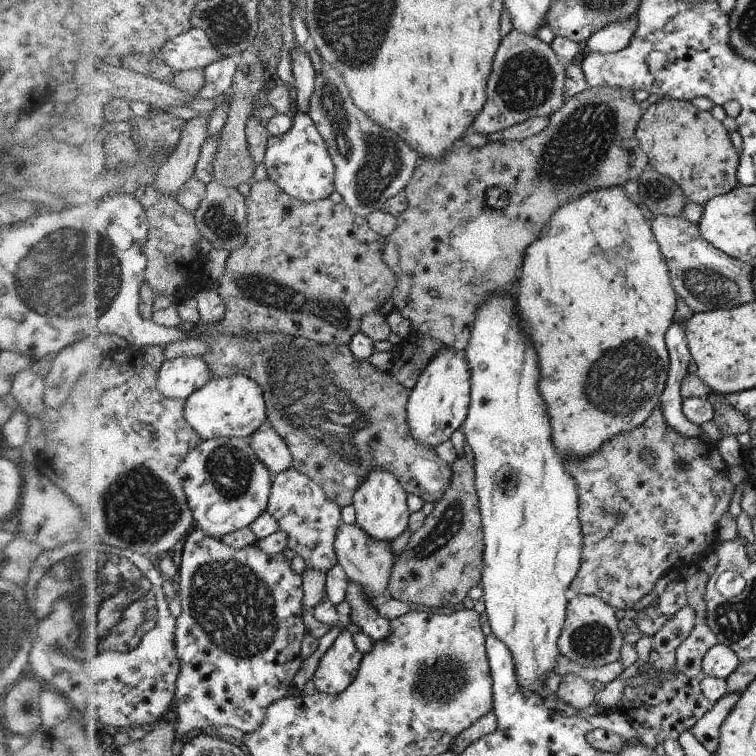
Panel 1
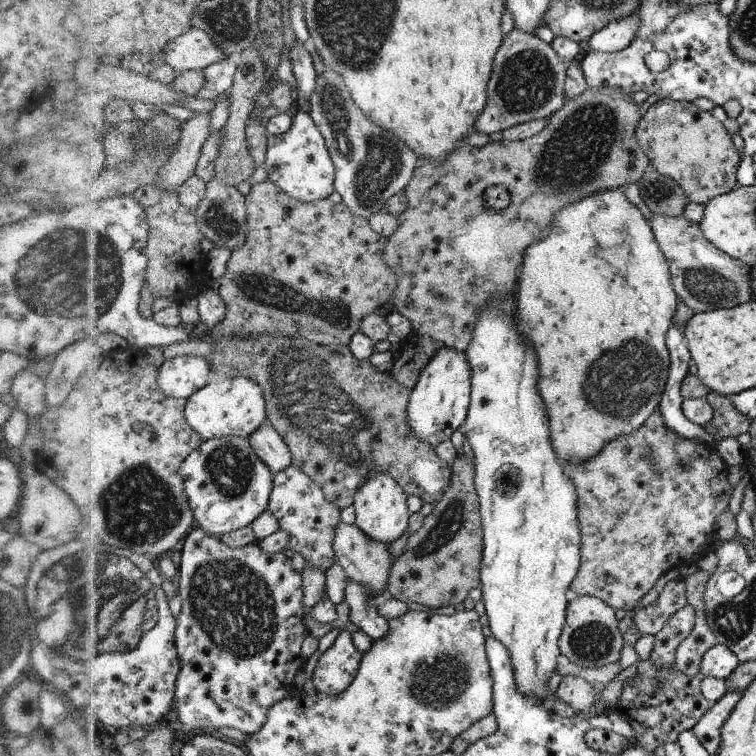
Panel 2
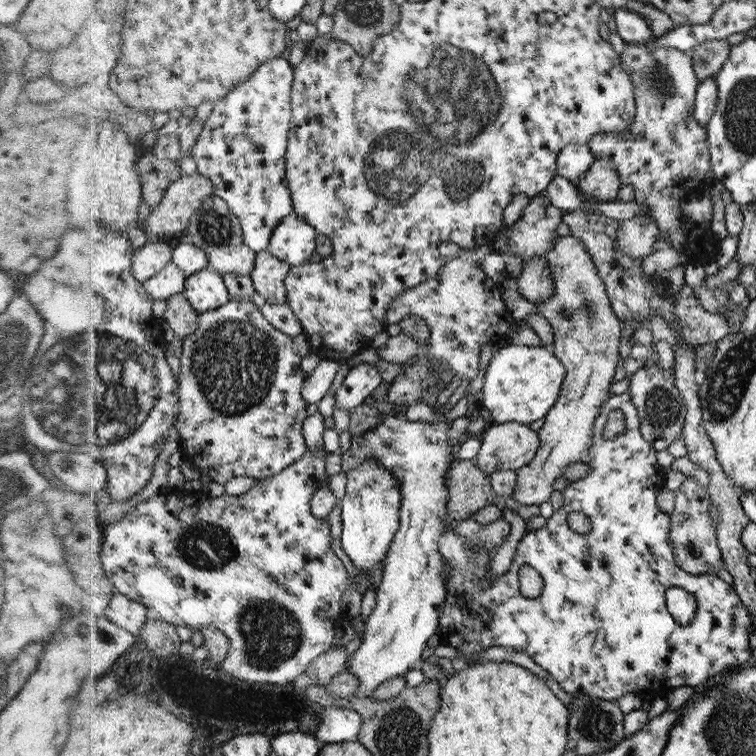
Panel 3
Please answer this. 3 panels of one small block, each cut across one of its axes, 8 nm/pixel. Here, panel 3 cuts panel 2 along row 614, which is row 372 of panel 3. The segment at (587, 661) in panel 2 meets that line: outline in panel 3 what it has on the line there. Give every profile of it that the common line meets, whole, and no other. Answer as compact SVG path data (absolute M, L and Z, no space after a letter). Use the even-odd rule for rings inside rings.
M558 236L554 241L553 248L547 252L547 261L551 270L551 276L555 284L555 293L540 304L531 304L518 294L517 287L511 283L511 279L506 278L502 282L502 296L505 297L505 304L513 312L513 317L518 320L525 318L533 312L541 312L553 328L554 342L550 349L561 359L565 365L566 376L562 385L560 396L553 408L543 419L543 425L539 430L540 446L537 456L525 467L517 469L517 483L515 491L511 495L510 502L519 502L522 506L540 505L542 502L550 501L550 494L554 492L554 481L560 479L566 466L574 462L582 461L585 452L593 446L594 422L600 414L602 402L608 400L608 390L614 381L614 370L618 364L618 348L620 348L620 320L614 316L610 306L609 296L606 296L607 289L601 279L600 273L594 264L593 257L577 237Z

